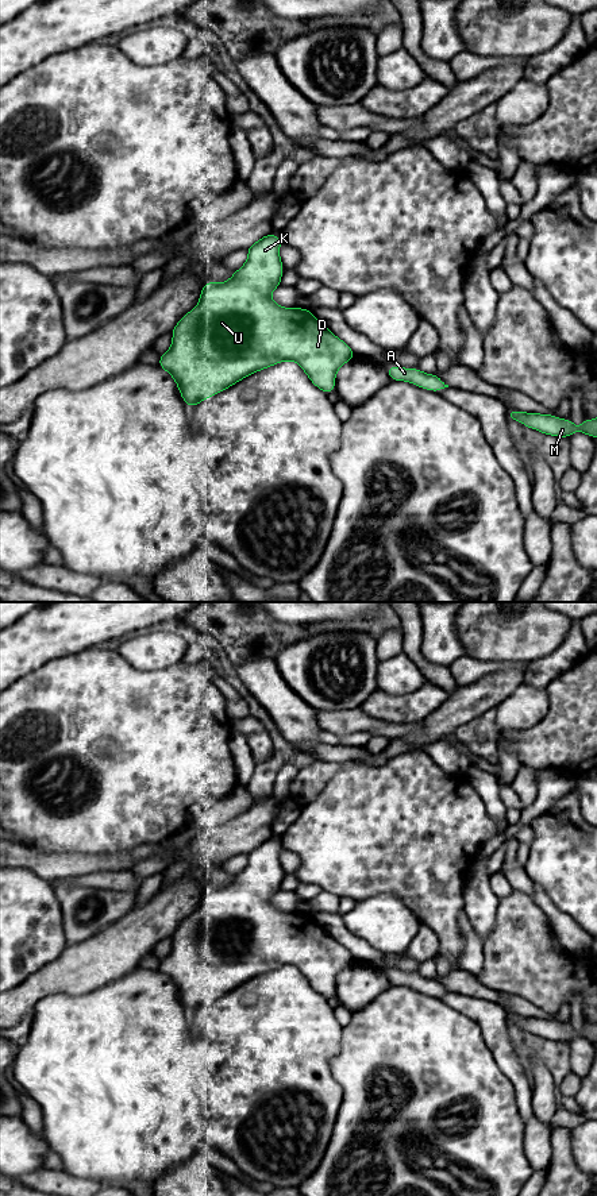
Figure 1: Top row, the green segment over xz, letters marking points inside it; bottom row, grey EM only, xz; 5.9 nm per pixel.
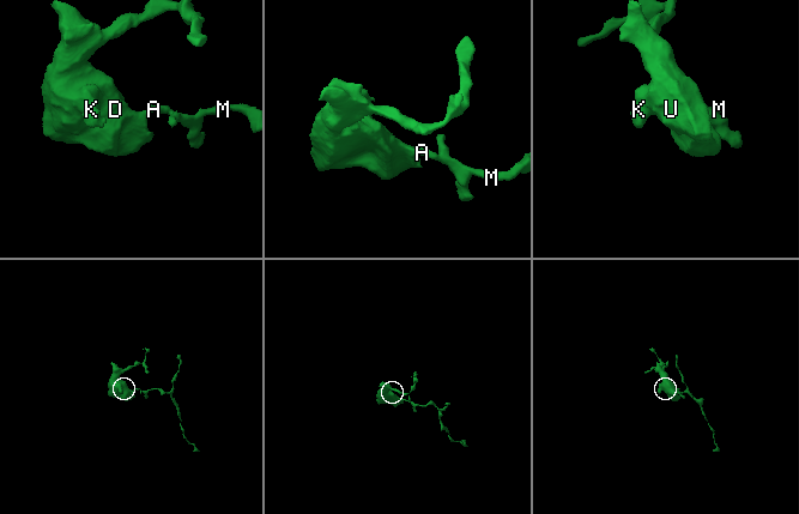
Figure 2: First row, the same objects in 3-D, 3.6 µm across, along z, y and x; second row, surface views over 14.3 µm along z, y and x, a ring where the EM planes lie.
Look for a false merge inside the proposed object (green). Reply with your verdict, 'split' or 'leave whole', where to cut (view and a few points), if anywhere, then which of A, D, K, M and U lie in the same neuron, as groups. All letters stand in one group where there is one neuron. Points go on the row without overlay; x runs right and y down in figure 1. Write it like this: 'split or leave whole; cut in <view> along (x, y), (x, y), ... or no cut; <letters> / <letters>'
leave whole; no cut; A D K M U

